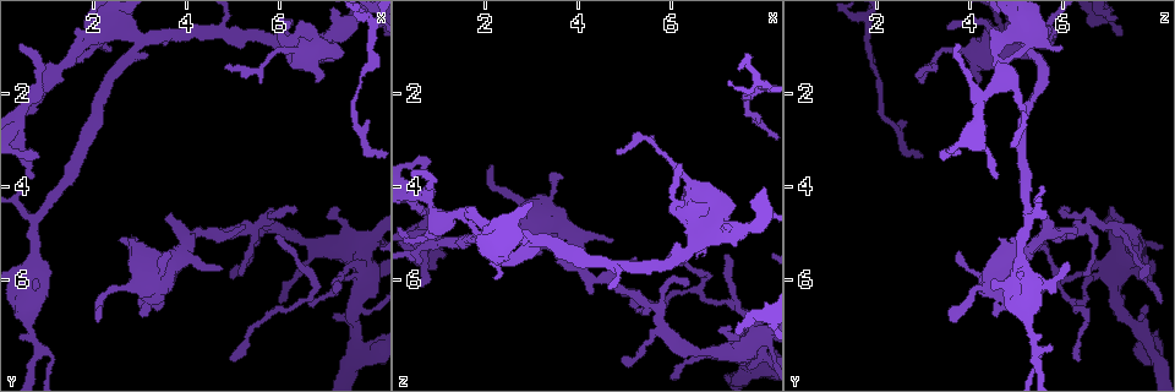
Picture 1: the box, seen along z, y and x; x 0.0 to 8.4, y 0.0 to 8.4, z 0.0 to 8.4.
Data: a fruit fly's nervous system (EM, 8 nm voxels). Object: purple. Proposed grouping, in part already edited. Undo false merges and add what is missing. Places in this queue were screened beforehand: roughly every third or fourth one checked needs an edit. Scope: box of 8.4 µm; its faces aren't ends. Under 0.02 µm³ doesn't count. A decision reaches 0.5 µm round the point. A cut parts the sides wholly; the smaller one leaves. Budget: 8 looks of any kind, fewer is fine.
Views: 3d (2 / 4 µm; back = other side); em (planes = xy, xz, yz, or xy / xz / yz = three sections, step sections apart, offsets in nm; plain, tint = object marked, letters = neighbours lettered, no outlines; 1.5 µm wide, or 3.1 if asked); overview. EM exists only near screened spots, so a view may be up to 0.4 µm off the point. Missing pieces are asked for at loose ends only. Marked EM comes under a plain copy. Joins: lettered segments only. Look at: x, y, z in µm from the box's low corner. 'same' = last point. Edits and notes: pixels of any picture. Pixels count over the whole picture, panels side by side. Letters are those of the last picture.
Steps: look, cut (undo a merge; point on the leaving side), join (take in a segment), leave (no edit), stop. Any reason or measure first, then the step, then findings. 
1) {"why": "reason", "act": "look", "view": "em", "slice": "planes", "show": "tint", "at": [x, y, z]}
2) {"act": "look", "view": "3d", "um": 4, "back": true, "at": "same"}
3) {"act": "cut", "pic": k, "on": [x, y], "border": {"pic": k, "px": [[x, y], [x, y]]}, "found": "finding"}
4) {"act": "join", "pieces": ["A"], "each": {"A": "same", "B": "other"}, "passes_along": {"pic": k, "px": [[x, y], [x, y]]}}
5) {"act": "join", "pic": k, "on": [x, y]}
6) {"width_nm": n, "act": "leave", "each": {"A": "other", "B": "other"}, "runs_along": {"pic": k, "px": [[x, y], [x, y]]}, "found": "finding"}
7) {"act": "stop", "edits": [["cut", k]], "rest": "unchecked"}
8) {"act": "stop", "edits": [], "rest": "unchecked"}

{"why": "branch stops here", "act": "look", "view": "3d", "um": 4, "at": [0.60, 5.70, 6.15]}

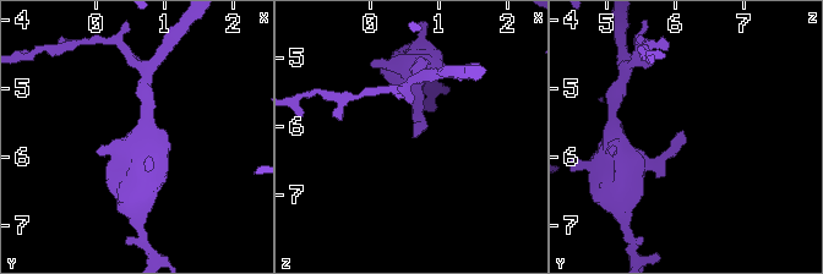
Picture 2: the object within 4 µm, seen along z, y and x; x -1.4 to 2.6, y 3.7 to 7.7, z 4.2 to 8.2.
{"why": "now the EM", "act": "look", "view": "em", "slice": "planes", "show": "letters", "at": [0.70, 5.75, 6.15]}

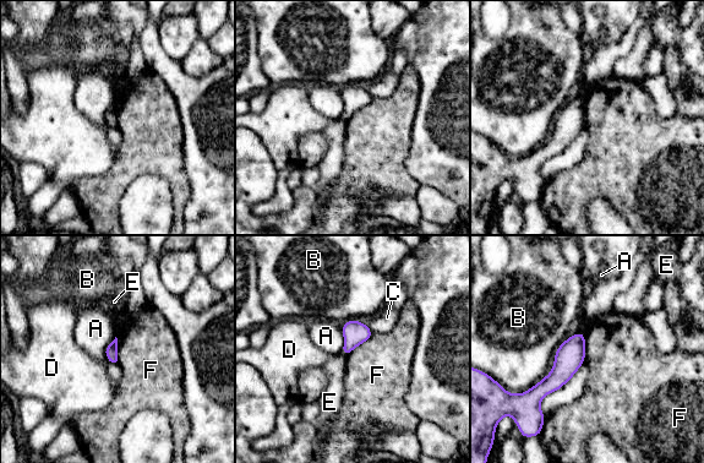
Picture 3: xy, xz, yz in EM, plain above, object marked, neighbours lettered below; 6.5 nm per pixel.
{"longest_contact_nm": ["B", 260], "act": "leave", "each": {"A": "other", "B": "other", "C": "other", "D": "other", "E": "other", "F": "other"}, "runs_along": {"pic": 3, "px": [[580, 335], [566, 365], [531, 399]]}, "found": "none of them fits"}

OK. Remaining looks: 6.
{"why": "stops while still wide", "act": "look", "view": "em", "slice": "xy", "step": 4, "show": "tint", "at": [2.60, 5.10, 4.90]}

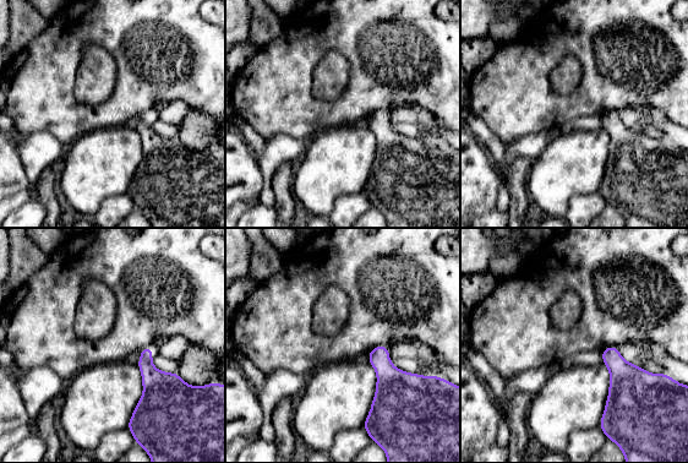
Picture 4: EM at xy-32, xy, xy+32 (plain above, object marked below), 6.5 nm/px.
{"why": "another direction", "act": "look", "view": "em", "slice": "planes", "show": "letters", "at": "same"}

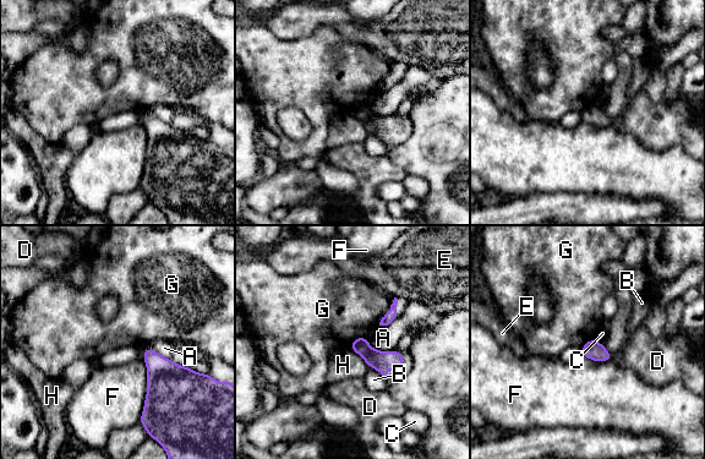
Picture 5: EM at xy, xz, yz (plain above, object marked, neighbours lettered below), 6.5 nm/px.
{"act": "leave", "each": {"A": "other", "B": "other", "C": "other", "D": "other", "E": "other", "F": "other", "G": "other", "H": "other"}, "border": {"pic": 5, "px": [[391, 305], [378, 324]]}, "found": "no lettered segment goes on from it"}

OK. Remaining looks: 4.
{"why": "branch stops here", "act": "look", "view": "em", "slice": "yz", "step": 4, "show": "letters", "at": [5.30, 4.85, 5.50]}

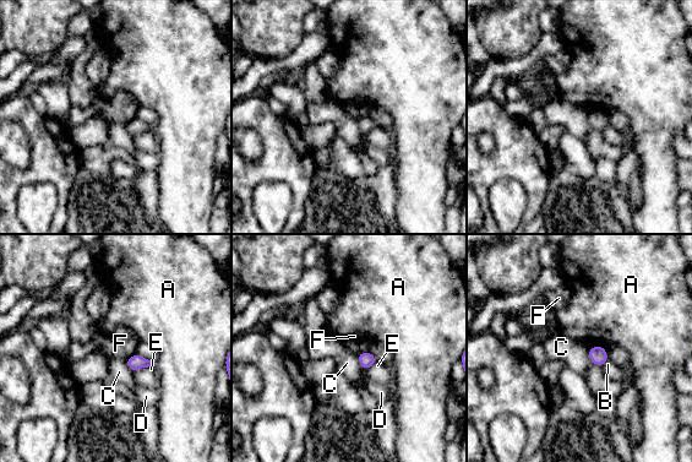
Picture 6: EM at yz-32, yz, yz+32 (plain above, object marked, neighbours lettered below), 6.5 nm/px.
{"act": "leave", "each": {"A": "other", "B": "other", "C": "other", "D": "other", "E": "other", "F": "other"}, "border": {"pic": 6, "px": [[592, 363], [601, 368]]}, "found": "no lettered segment goes on from it"}

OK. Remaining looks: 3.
{"act": "stop", "edits": [], "rest": "unchecked"}

